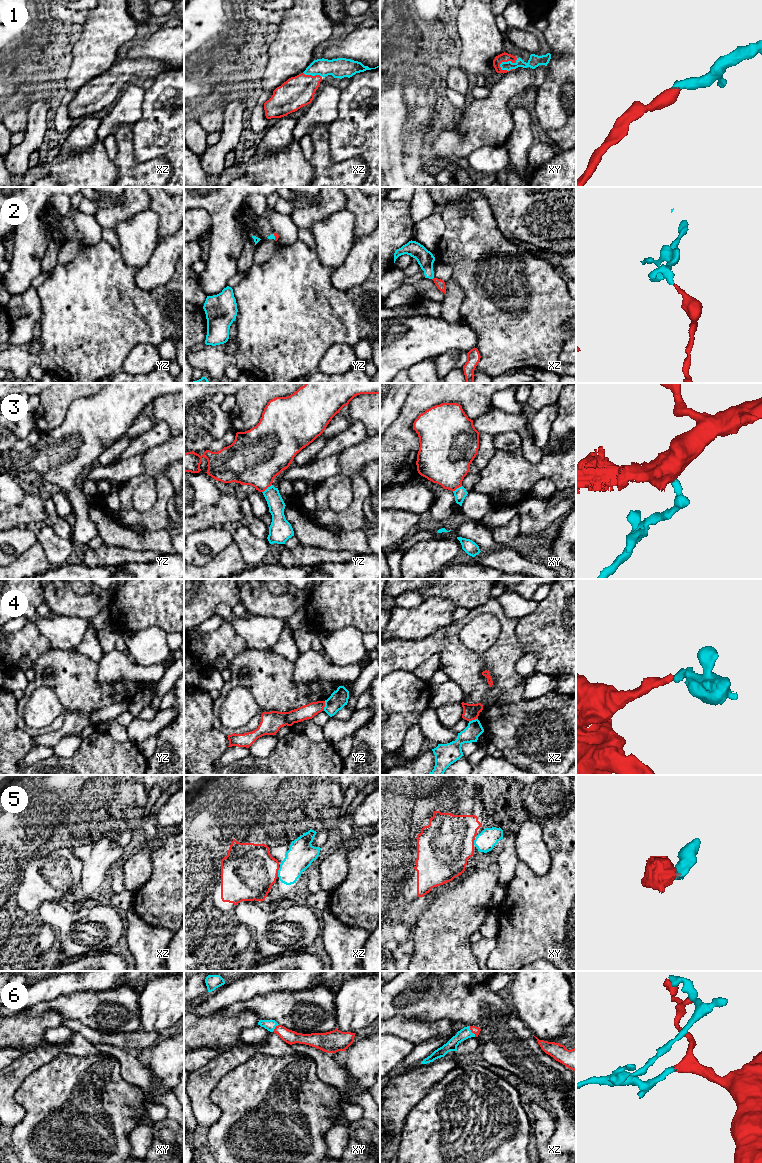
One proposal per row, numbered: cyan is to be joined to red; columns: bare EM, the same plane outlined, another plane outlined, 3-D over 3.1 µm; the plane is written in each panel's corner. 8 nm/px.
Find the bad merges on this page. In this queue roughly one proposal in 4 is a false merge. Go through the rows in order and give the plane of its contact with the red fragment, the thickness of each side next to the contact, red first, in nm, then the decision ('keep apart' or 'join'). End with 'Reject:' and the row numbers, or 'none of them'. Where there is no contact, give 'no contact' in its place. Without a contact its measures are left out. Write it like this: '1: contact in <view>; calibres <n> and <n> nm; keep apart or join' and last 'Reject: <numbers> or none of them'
1: contact in xy; calibres 80 and 100 nm; join
2: contact in yz; calibres 40 and 40 nm; join
3: contact in yz; calibres 420 and 130 nm; join
4: contact in yz; calibres 120 and 140 nm; keep apart
5: contact in xz; calibres 440 and 220 nm; keep apart
6: contact in xz; calibres 60 and 90 nm; join
Reject: 4, 5

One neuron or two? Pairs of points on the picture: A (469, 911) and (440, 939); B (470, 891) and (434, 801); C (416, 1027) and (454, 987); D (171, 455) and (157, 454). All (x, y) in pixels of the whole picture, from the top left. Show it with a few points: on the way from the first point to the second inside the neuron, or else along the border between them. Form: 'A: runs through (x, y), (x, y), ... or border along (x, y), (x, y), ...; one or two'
A: runs through (462, 917), (447, 932); one
B: border along (463, 872), (451, 880); two
C: border along (398, 1016), (422, 1022), (444, 1019); two
D: runs through (168, 455), (160, 455); one

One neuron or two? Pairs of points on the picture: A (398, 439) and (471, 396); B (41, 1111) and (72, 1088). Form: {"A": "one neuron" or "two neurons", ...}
{"A": "one neuron", "B": "one neuron"}

